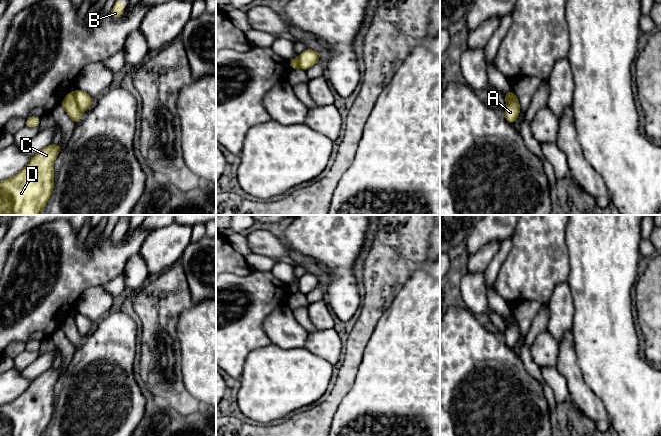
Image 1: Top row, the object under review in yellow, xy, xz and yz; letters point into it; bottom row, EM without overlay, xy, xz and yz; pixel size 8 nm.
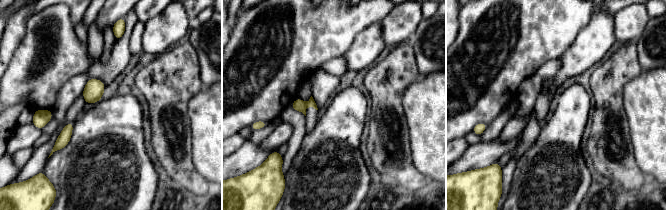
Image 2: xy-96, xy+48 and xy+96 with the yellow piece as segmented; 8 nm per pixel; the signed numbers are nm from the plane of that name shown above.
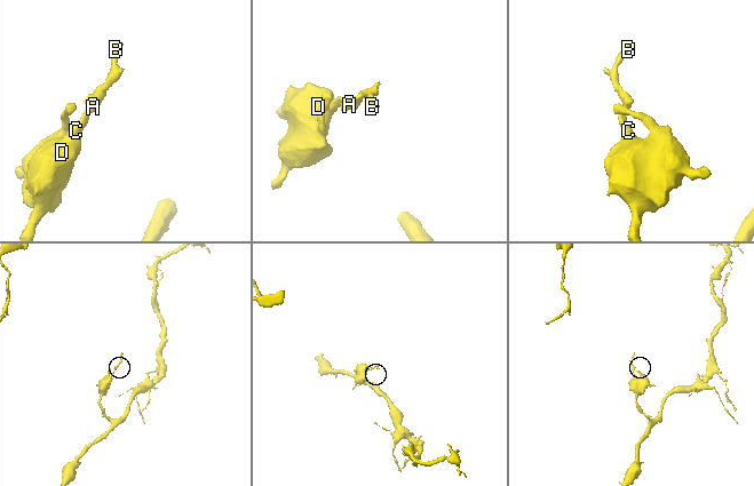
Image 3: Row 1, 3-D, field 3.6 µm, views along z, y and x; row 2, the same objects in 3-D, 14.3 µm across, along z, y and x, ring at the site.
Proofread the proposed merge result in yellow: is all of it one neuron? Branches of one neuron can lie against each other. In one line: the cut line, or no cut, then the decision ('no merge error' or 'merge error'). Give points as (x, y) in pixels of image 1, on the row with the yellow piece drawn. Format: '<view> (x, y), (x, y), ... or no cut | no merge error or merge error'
xy (73, 93), (80, 110) | merge error

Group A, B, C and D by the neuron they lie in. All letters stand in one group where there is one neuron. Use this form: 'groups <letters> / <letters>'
groups A C D / B

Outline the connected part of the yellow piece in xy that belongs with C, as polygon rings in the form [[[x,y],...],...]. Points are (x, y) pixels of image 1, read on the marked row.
[[[51,143],[16,175],[0,181],[0,215],[41,215],[53,192],[53,164],[60,149],[61,143]]]

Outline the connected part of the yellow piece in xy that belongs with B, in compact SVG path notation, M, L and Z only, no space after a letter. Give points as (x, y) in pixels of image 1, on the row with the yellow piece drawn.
M117 0L112 8L112 10L110 11L110 15L113 18L119 18L125 11L127 6L124 6L120 0Z

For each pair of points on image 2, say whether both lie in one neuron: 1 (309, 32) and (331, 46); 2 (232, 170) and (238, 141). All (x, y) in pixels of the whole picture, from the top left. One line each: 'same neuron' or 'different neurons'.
1: same neuron
2: different neurons

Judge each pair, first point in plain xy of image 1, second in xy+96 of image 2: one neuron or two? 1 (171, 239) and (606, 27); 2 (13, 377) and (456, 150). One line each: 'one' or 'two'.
1: two
2: two

